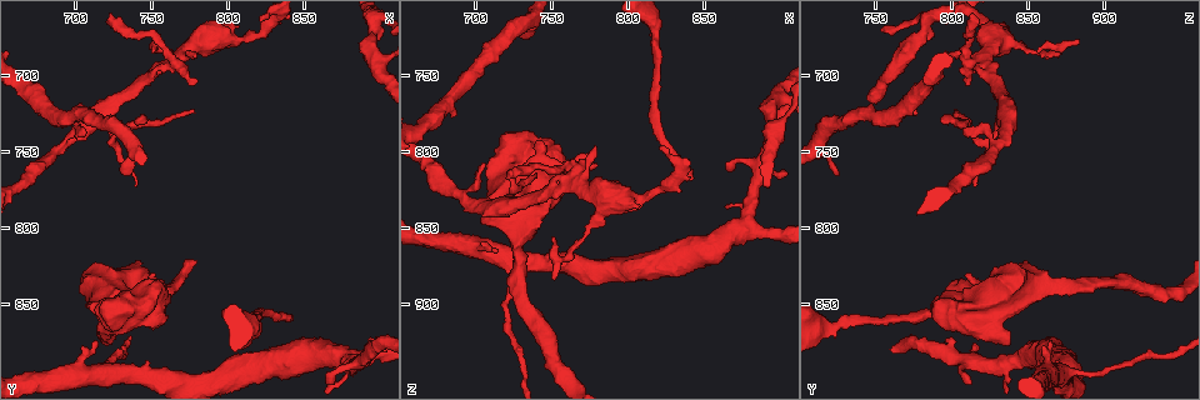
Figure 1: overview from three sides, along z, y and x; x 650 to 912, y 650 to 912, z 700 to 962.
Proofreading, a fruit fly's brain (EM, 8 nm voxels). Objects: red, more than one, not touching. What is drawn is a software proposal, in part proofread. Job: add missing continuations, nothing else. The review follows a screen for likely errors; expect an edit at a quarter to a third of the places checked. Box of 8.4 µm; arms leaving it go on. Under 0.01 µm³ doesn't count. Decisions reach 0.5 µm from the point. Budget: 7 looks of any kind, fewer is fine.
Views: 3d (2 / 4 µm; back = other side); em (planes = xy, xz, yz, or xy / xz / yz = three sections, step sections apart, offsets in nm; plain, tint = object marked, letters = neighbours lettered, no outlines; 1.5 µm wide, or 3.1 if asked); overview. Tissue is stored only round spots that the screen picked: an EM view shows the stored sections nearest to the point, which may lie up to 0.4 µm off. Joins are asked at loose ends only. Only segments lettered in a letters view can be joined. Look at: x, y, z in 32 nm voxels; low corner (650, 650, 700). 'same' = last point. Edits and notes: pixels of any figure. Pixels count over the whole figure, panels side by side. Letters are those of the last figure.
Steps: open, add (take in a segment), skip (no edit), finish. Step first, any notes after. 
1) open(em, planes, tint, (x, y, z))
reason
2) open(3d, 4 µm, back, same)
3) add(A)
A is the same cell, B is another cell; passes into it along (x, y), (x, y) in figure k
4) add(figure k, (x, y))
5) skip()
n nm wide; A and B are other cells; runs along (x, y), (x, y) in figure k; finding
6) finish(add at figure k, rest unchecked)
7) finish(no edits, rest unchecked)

open(3d, 4 µm, (754, 840, 794))

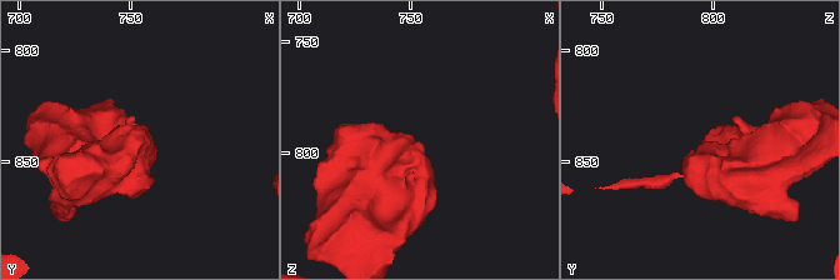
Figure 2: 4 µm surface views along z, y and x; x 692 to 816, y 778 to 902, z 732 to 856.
open(em, planes, tint, (754, 840, 795))
now the EM

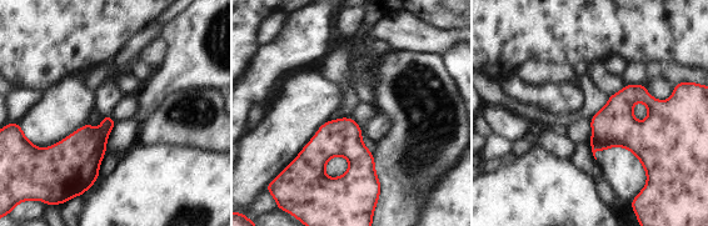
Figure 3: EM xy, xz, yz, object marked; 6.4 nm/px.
open(em, planes, letters, same)

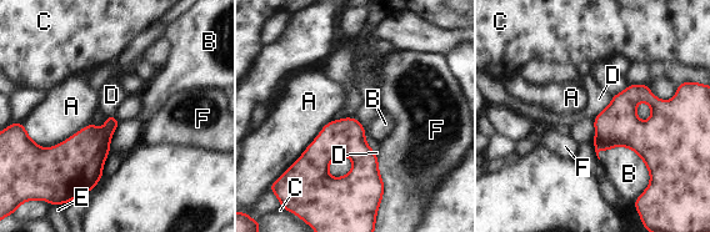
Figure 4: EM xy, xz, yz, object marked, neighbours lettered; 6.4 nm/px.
skip()
A, B, C, D, E and F are other cells; no lettered segment goes on from it

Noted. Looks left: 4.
open(3d, 2 µm, (842, 860, 816))
end of a long branch

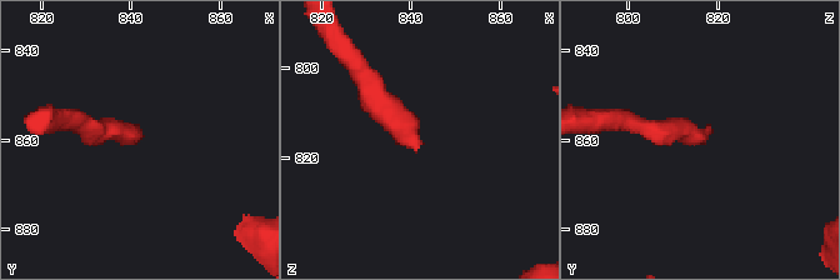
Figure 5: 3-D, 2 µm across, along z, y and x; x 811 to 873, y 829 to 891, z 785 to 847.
open(em, planes, letters, (842, 860, 818))

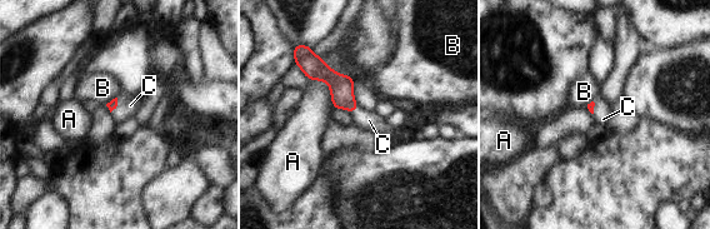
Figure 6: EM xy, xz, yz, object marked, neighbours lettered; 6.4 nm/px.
add(figure 6, (126, 106))
C is the same cell, A and B are other cells; passes into it along (113, 104), (116, 105), (126, 106) in figure 6; it goes on there

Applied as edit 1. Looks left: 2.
open(em, planes, tint, (740, 730, 794))
thin end

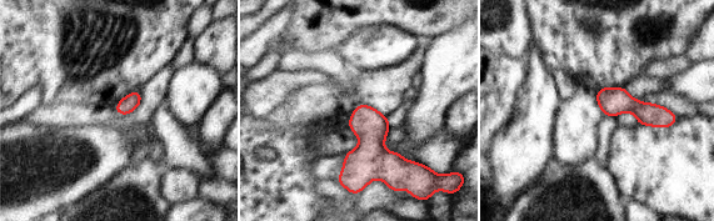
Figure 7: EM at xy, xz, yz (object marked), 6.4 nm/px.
open(em, planes, letters, same)

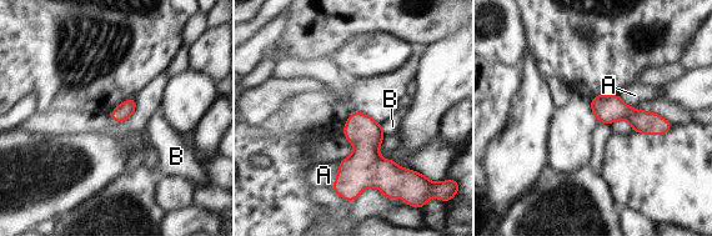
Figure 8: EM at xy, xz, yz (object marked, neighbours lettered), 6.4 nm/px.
skip()
110 nm wide; A and B are other cells; none of them fits

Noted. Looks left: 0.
finish(add at figure 6, rest unchecked)

